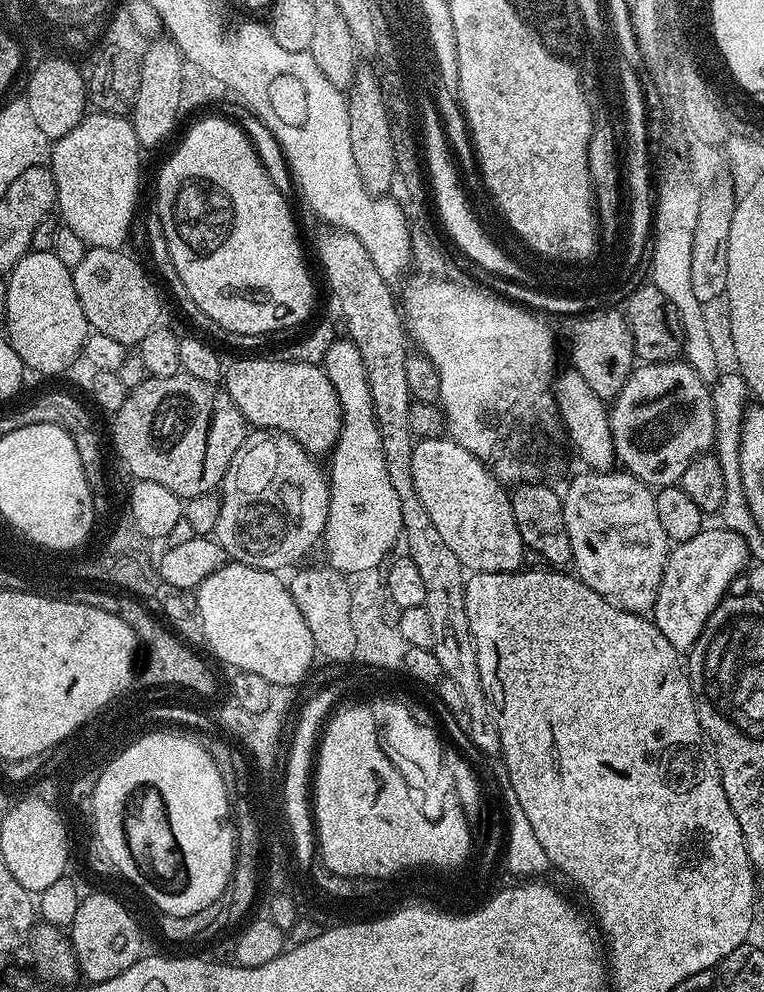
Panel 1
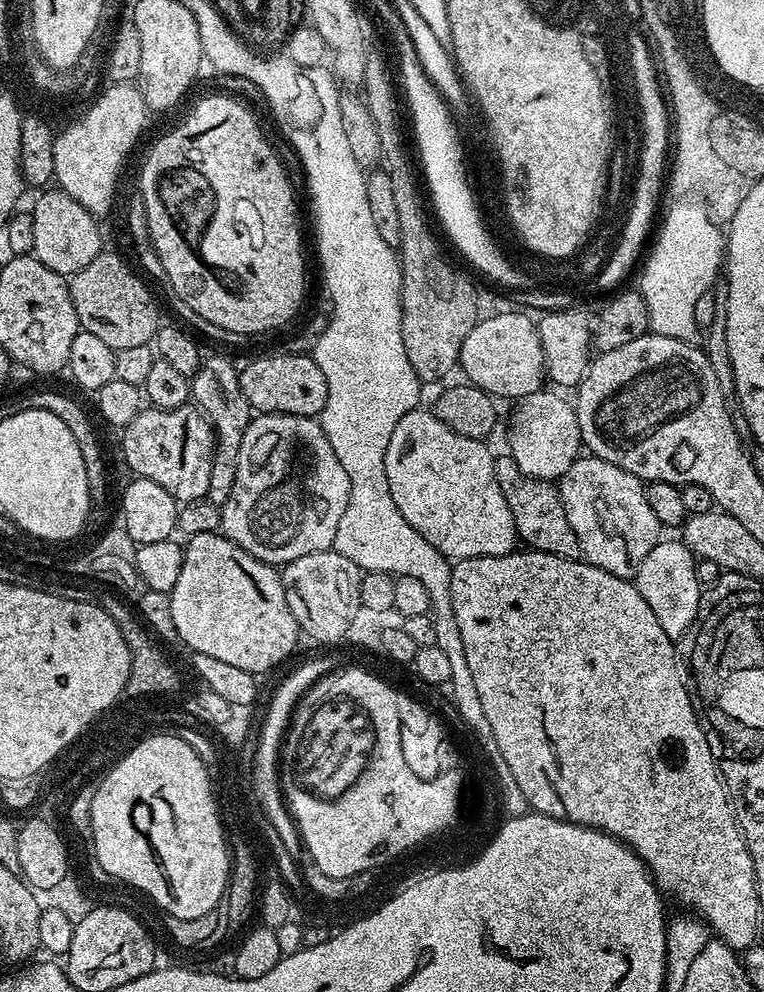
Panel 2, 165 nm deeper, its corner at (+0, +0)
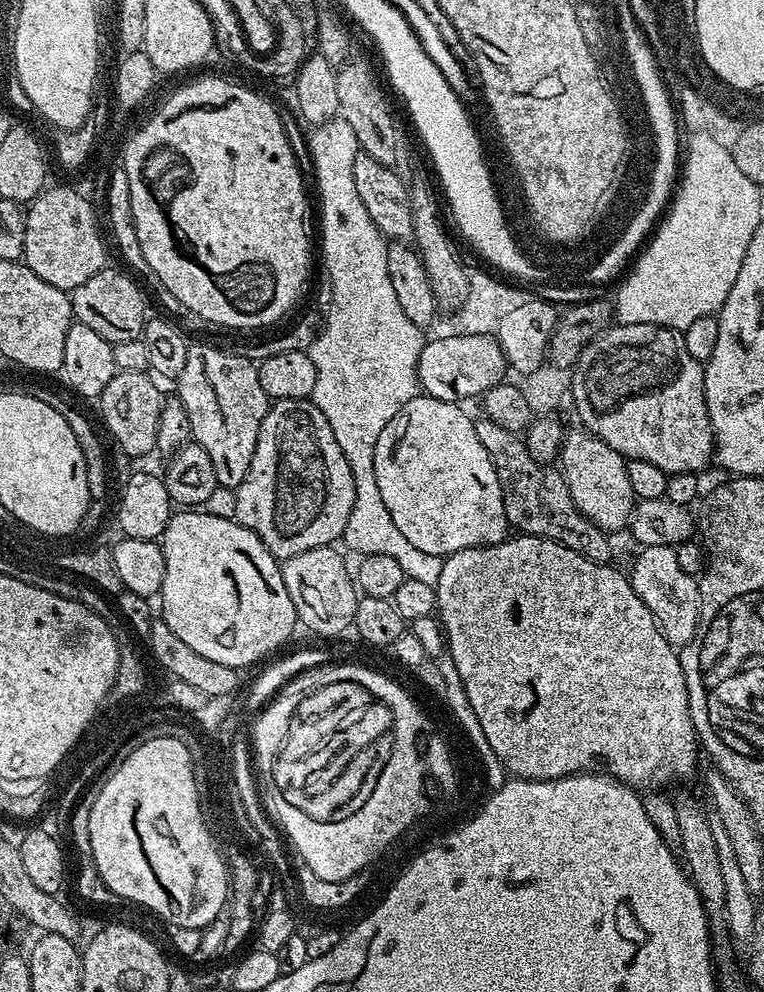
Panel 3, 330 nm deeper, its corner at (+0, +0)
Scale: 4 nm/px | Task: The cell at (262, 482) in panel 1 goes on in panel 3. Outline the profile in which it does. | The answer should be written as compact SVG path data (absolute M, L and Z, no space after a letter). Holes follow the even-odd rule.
M311 399L277 400L269 407L258 430L254 462L250 462L250 471L235 491L235 520L254 530L254 534L262 538L266 550L270 550L270 554L281 562L294 554L302 554L302 550L335 545L344 535L350 510L354 510L354 474L350 474L350 466L346 466L346 454L342 454L342 449L338 447L334 430L330 430L330 422L326 422L326 414L322 414Z

